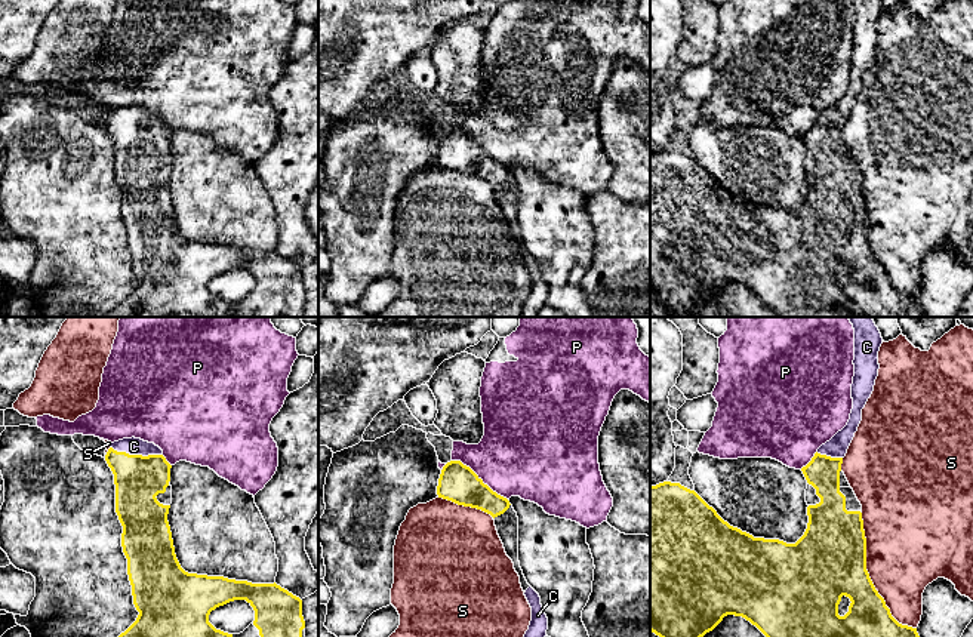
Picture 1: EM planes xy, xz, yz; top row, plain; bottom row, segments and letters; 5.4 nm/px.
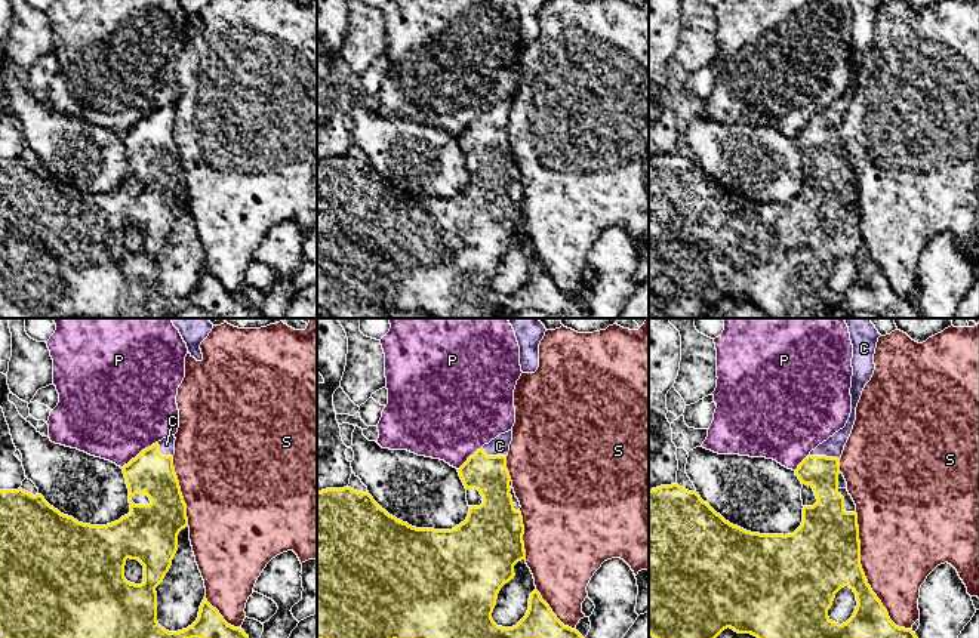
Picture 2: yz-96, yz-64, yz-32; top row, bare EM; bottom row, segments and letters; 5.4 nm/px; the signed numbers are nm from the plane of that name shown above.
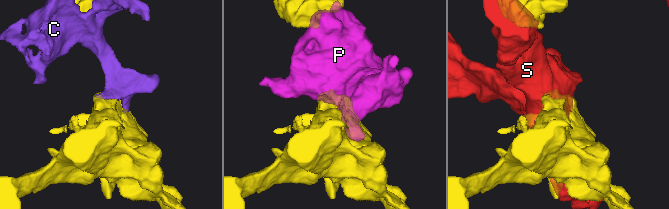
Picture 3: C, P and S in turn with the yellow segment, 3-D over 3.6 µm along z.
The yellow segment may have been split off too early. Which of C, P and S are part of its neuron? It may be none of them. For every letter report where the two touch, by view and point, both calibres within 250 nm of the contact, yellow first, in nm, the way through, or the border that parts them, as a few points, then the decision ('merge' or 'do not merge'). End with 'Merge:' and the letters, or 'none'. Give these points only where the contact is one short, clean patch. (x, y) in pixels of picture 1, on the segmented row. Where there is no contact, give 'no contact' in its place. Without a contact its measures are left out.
C: meets yellow in xy at (136, 455); 260 nm thick on the yellow side, 100 nm on the other; merge
P: meets yellow in xz at (480, 479); 200 nm thick on the yellow side, 440 nm on the other; do not merge
S: meets yellow in yz at (868, 577); 400 nm thick on the yellow side, 440 nm on the other; do not merge
Merge: C

